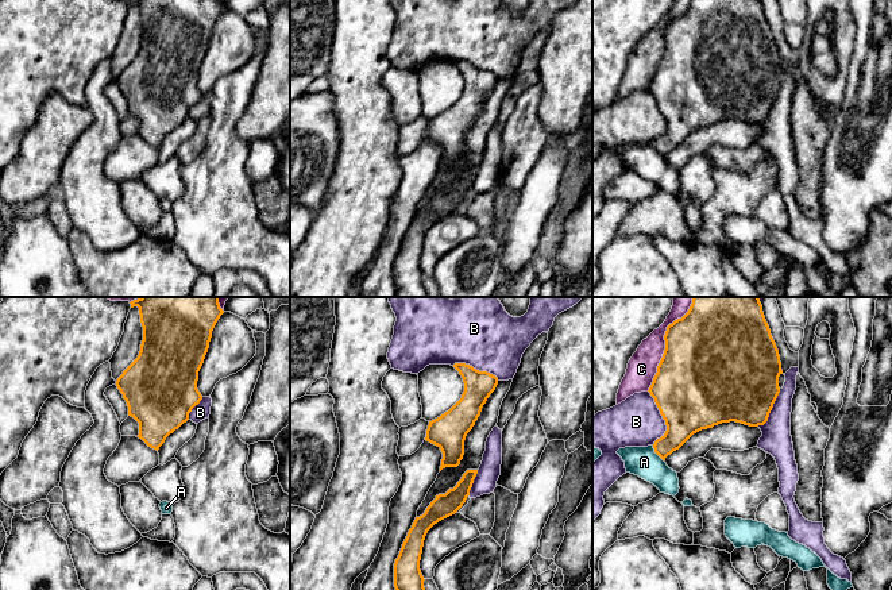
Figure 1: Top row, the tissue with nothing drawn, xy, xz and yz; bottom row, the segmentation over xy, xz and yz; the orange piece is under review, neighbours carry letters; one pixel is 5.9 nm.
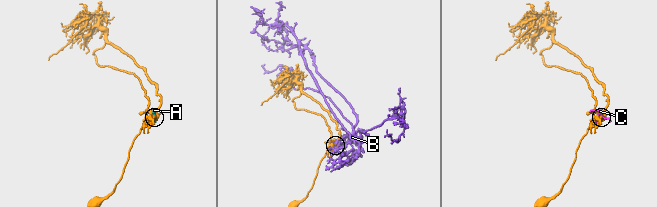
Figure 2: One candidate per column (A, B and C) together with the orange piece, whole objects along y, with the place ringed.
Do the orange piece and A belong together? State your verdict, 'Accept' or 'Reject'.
Reject

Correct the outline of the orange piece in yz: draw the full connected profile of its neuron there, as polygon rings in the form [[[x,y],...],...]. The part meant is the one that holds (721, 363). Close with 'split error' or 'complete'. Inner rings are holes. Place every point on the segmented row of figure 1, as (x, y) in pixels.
[[[694,297],[688,312],[667,327],[664,340],[665,350],[648,390],[667,425],[665,433],[653,444],[663,460],[702,429],[730,421],[749,427],[768,421],[780,393],[779,377],[783,370],[758,297]]] | complete

